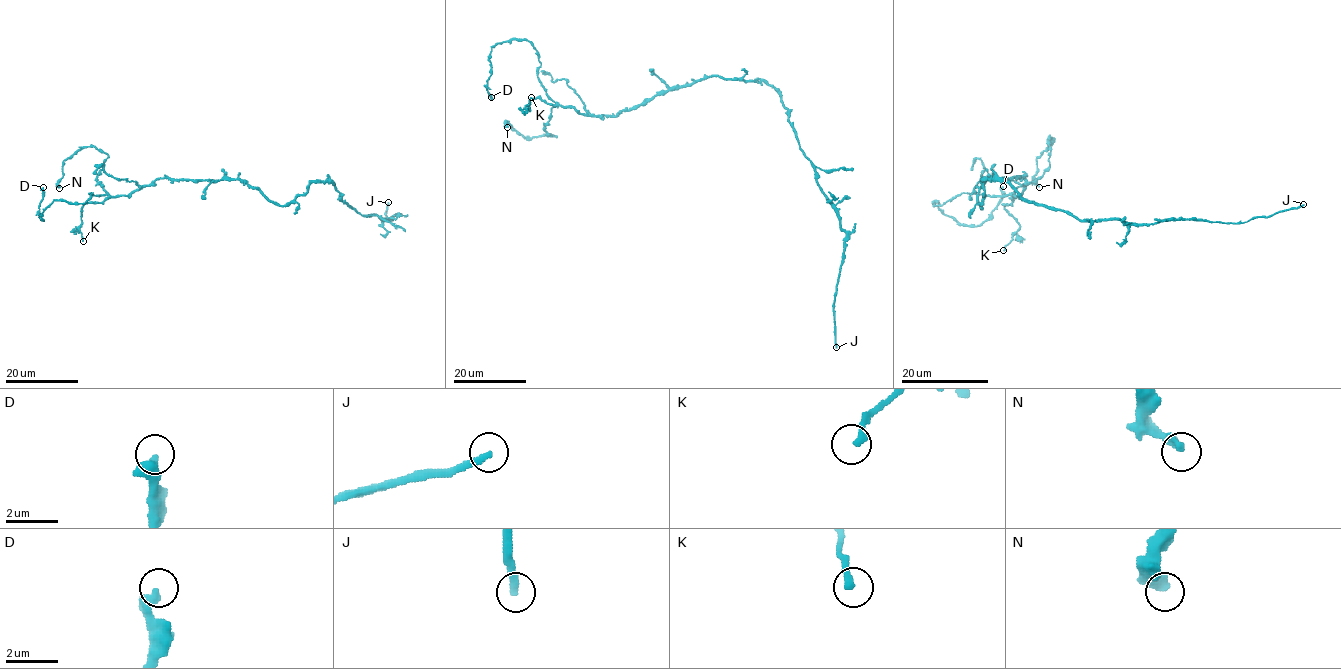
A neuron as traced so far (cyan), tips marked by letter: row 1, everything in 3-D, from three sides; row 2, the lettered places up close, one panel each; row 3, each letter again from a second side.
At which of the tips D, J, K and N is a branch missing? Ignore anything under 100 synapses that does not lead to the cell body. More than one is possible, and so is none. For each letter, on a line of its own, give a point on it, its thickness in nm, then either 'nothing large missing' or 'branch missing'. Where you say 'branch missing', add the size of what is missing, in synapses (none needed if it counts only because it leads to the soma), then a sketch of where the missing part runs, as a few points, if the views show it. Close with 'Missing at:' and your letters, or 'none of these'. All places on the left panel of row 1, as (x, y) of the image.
D: at (43, 187); 480 nm thick; nothing large missing
J: at (388, 202); 240 nm thick; branch missing; about 170 synapses; missing branch runs (388, 202), (384, 171), (348, 144), (280, 128), (220, 83), (213, 56), (243, 8)
K: at (83, 241); 280 nm thick; nothing large missing
N: at (59, 188); 400 nm thick; nothing large missing
Missing at: J

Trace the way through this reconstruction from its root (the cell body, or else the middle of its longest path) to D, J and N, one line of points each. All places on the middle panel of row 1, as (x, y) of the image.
D: (712, 76), (672, 86), (615, 115), (584, 115), (547, 95), (536, 50), (512, 39), (492, 48), (491, 97)
J: (712, 76), (765, 80), (775, 89), (815, 182), (836, 213), (845, 234), (834, 303), (836, 347)
N: (712, 76), (672, 86), (615, 115), (555, 105), (545, 131), (556, 136), (523, 137), (507, 127)

